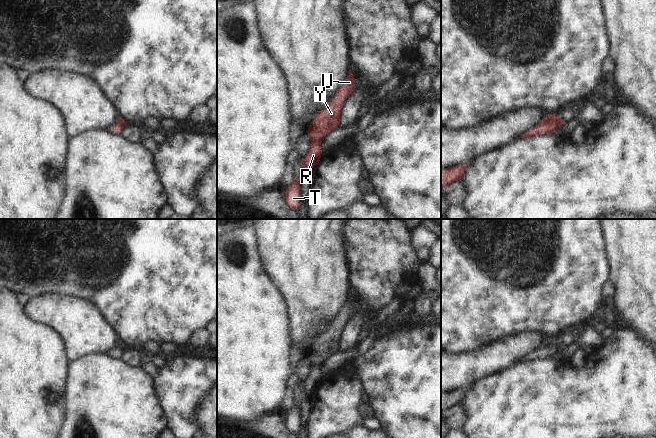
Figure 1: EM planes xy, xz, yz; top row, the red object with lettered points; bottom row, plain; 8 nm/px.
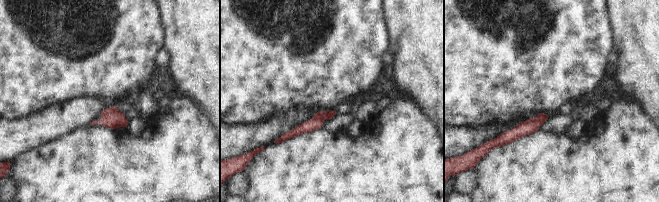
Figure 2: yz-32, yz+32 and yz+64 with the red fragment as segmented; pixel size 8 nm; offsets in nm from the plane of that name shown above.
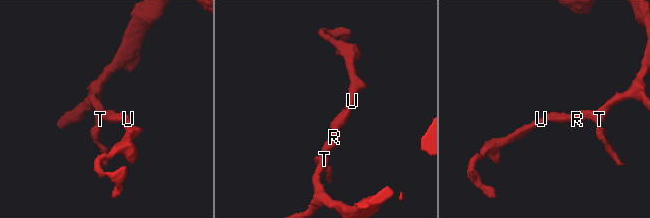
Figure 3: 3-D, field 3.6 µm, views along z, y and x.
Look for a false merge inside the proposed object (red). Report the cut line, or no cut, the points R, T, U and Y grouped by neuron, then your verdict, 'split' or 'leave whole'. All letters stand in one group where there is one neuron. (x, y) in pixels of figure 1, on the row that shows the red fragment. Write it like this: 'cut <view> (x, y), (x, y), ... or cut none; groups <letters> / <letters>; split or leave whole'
cut none; groups R T U Y; leave whole

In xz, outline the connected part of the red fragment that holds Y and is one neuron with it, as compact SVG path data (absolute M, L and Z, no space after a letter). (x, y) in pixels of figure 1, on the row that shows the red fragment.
M350 71L347 79L336 91L336 97L332 98L328 105L316 115L306 131L310 136L310 149L303 158L303 170L309 172L315 165L320 165L322 155L321 142L331 131L338 128L340 113L344 106L344 99L347 98L354 88L354 75Z

